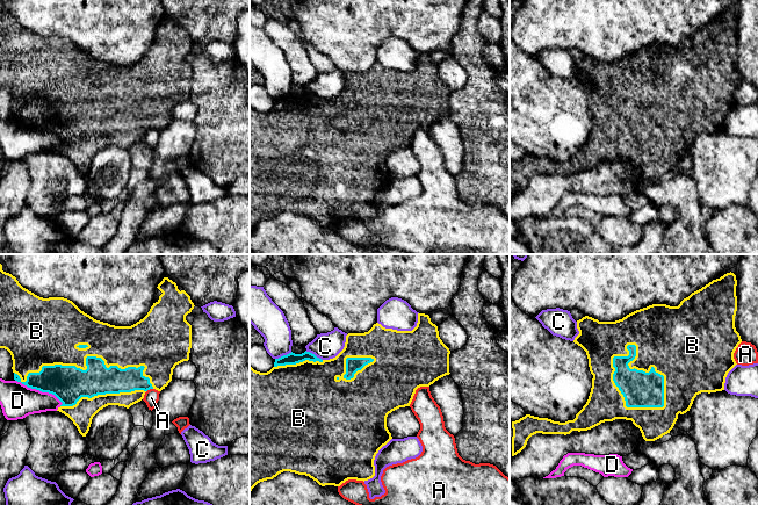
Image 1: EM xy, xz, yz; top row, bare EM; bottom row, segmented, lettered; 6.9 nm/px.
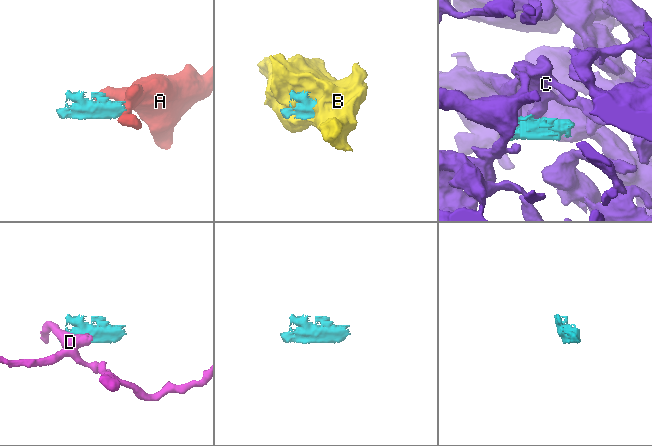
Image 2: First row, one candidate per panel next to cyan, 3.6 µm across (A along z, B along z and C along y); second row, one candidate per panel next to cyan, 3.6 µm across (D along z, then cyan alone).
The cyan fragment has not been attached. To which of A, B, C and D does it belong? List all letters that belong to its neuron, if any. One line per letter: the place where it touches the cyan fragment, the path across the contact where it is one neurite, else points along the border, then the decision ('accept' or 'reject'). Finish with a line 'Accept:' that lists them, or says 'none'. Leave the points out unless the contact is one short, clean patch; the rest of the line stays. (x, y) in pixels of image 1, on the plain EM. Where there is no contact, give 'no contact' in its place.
A: meets cyan in xy at (149, 129); border along xy (152, 128), (146, 131); reject
B: meets cyan in yz at (650, 110); accept
C: meets cyan in xz at (313, 94); reject
D: meets cyan in xy at (40, 130); reject
Accept: B

